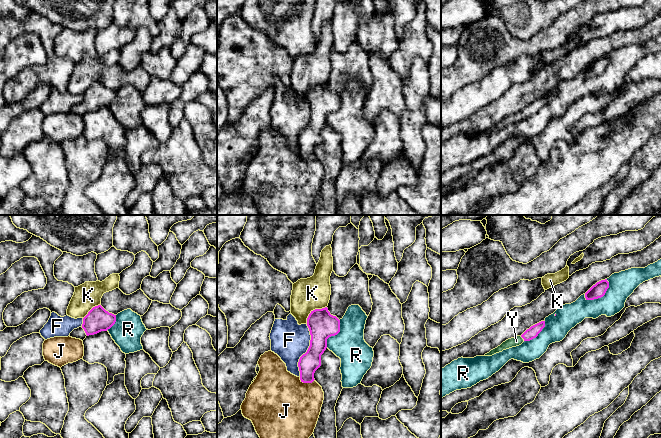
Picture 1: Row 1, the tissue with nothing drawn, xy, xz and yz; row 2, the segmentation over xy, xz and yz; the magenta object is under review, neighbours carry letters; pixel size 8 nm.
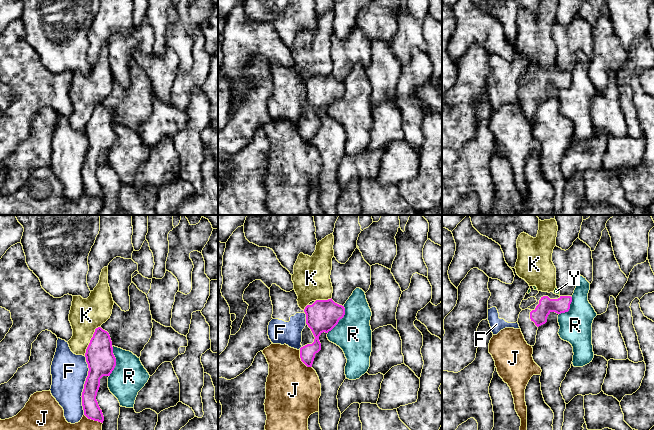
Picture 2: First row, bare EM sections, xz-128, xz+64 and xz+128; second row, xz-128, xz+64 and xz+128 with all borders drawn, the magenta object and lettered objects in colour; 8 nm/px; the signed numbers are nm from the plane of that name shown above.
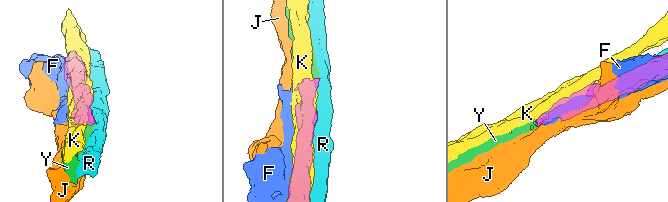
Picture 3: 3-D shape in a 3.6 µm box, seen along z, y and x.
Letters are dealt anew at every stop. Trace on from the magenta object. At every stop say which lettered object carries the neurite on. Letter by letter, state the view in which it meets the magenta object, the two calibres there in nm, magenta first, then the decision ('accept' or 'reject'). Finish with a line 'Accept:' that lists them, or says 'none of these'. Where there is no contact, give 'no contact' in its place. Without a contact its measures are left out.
F: contact in xz; calibres 220 and 300 nm; reject
J: contact in xz; calibres 160 and 480 nm; reject
K: contact in xz; calibres 220 and 260 nm; reject
R: contact in yz; calibres 120 and 200 nm; reject
Y: contact in yz; calibres 90 and 80 nm; accept
Accept: Y

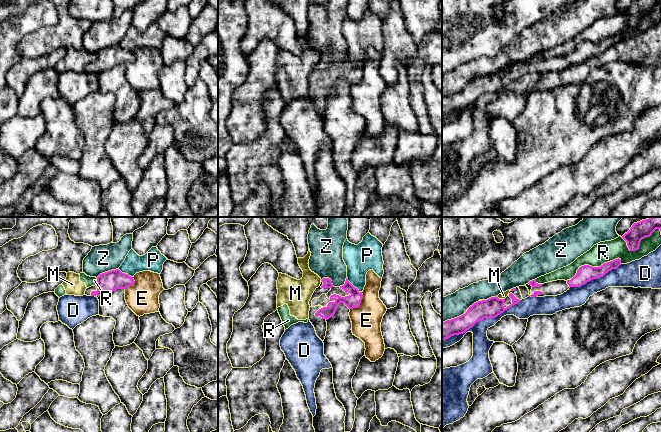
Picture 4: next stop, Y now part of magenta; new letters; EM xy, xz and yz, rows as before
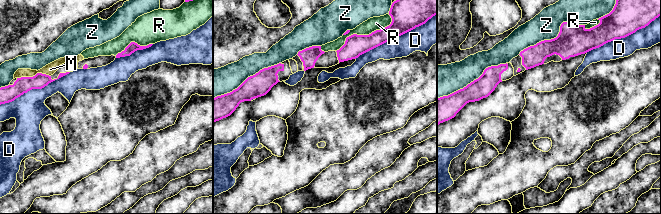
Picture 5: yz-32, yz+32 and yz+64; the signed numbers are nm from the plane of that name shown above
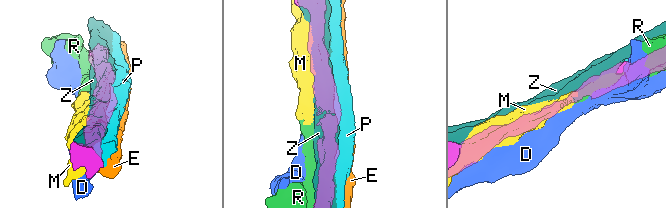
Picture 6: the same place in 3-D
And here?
D: contact in yz; calibres 160 and 140 nm; reject
E: contact in xz; calibres 110 and 240 nm; reject
M: contact in yz; calibres 160 and 50 nm; reject
P: contact in xz; calibres 110 and 240 nm; reject
R: contact in yz; calibres 140 and 170 nm; reject
Z: contact in xy; calibres 170 and 220 nm; reject
Accept: none of these

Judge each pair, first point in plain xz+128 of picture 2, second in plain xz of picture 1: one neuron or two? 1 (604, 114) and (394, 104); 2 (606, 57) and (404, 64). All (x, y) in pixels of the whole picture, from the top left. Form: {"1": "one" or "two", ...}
{"1": "two", "2": "two"}

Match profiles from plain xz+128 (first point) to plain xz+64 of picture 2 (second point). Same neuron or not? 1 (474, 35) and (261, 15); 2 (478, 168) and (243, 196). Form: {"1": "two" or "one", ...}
{"1": "two", "2": "one"}

